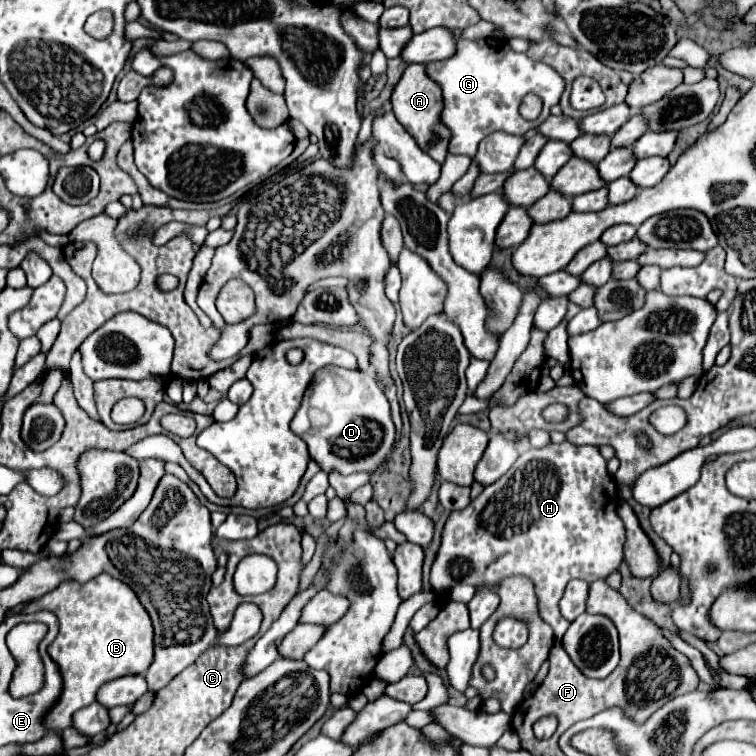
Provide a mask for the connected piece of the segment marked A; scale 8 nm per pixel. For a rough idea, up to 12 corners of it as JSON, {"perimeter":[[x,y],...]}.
{"perimeter":[[410,64],[392,92],[396,120],[442,164],[452,132],[442,88]]}

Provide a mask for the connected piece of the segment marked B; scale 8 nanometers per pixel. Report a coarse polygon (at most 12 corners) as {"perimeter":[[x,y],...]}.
{"perimeter":[[110,574],[64,580],[24,612],[56,614],[48,646],[60,734],[100,686],[152,664],[152,622]]}

